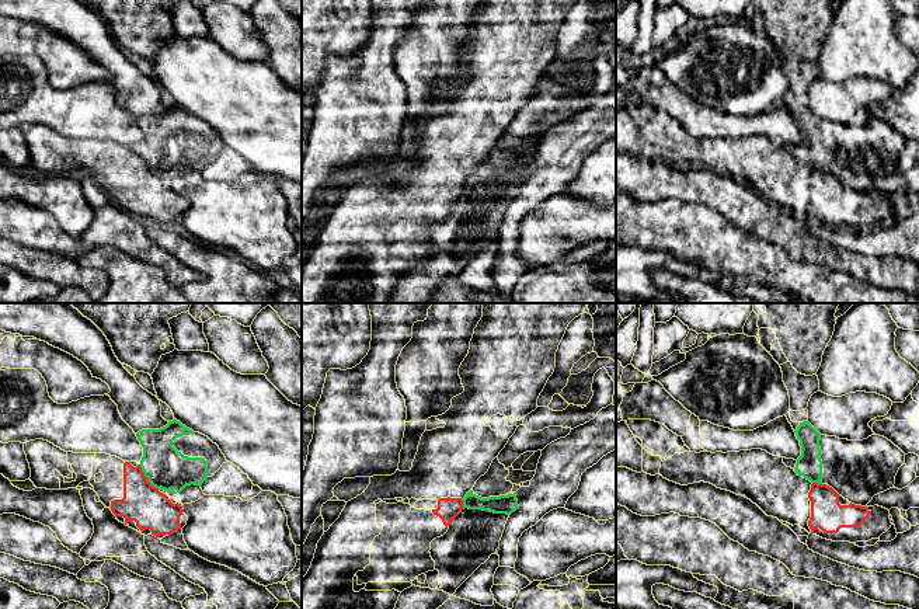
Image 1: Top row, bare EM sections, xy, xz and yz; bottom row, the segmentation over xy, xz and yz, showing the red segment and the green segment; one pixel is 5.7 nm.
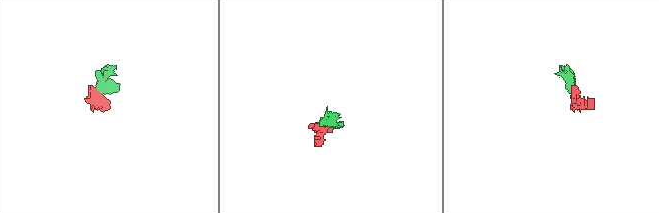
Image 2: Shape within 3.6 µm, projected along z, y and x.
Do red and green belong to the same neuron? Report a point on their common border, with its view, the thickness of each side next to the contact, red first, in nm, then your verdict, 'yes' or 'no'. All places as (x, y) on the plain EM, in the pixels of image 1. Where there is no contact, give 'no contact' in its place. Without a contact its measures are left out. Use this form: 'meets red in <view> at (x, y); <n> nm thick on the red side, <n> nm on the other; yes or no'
meets red in xy at (146, 163); 220 nm thick on the red side, 240 nm on the other; no

